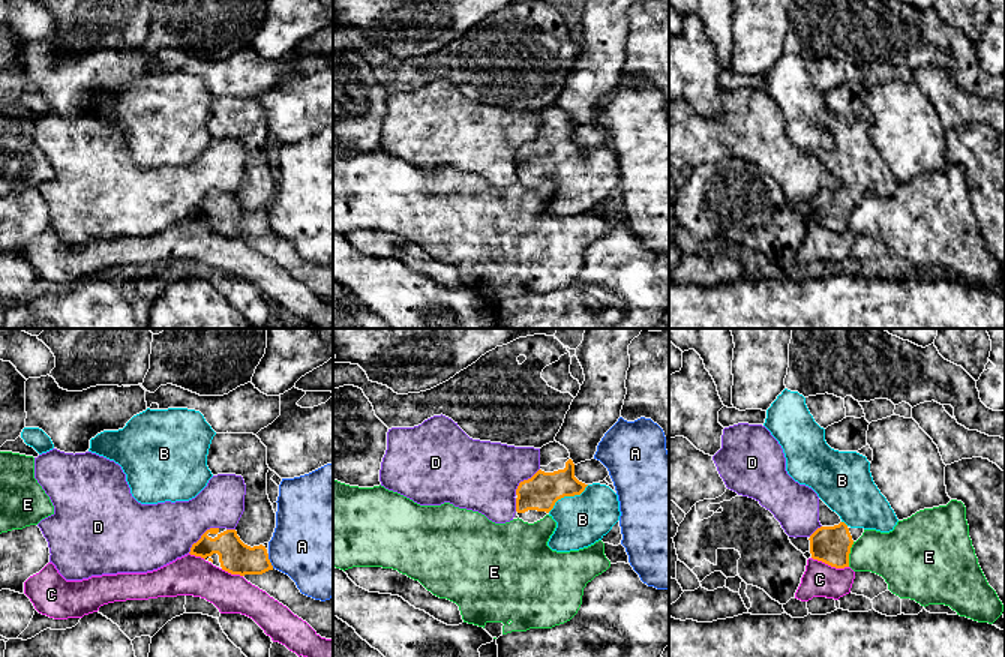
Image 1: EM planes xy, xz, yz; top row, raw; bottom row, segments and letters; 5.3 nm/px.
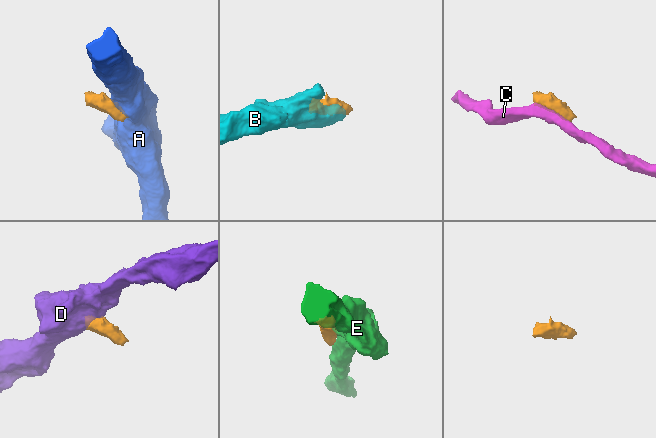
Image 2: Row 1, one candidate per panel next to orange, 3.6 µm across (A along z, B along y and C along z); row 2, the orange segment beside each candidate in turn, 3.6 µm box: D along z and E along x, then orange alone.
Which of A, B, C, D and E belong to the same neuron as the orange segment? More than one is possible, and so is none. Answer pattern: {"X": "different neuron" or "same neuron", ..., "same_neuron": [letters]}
{"A": "different neuron", "B": "same neuron", "C": "different neuron", "D": "different neuron", "E": "different neuron", "same_neuron": ["B"]}

